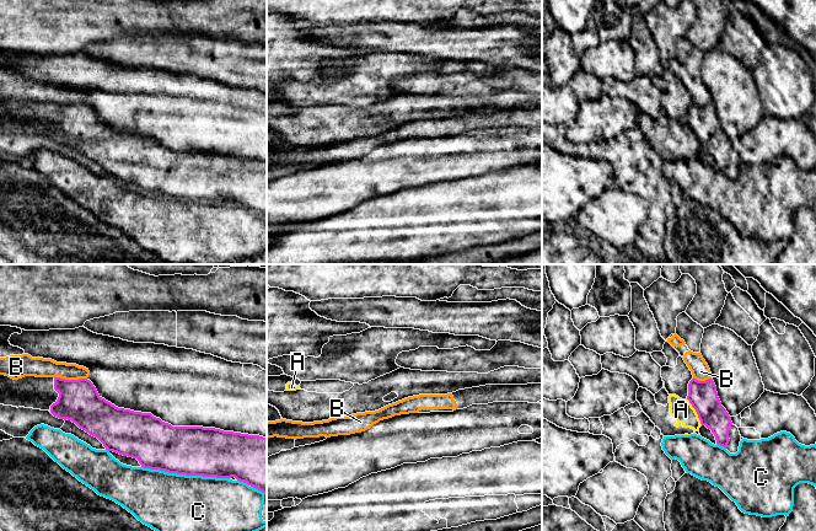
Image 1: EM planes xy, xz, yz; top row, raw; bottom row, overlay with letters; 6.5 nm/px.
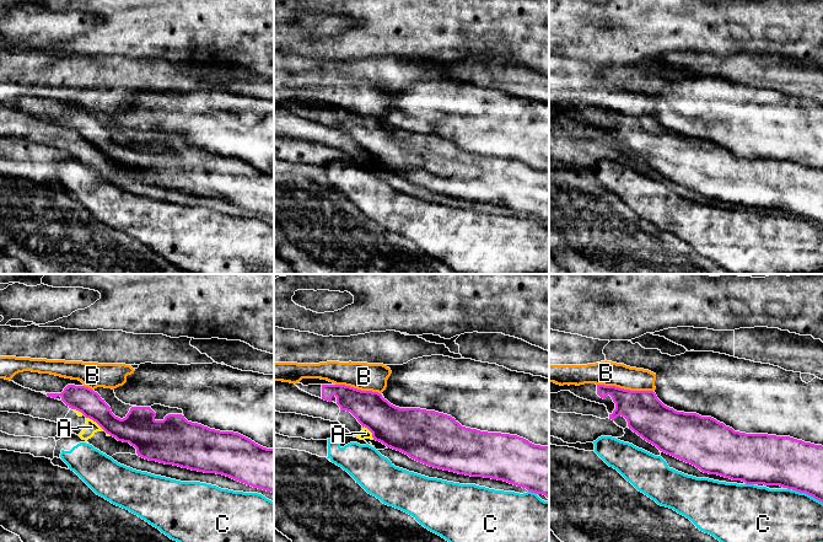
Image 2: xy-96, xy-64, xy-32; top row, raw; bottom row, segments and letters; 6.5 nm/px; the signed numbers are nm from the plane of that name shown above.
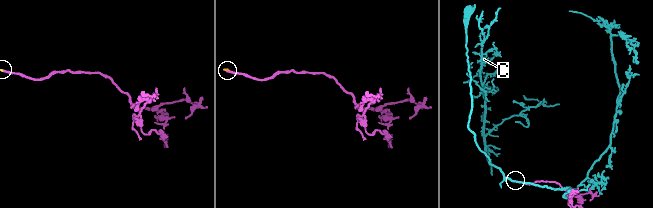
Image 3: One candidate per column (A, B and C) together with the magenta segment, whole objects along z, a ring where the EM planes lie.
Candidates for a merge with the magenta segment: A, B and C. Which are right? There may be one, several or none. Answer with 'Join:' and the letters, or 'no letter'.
Join: no letter

